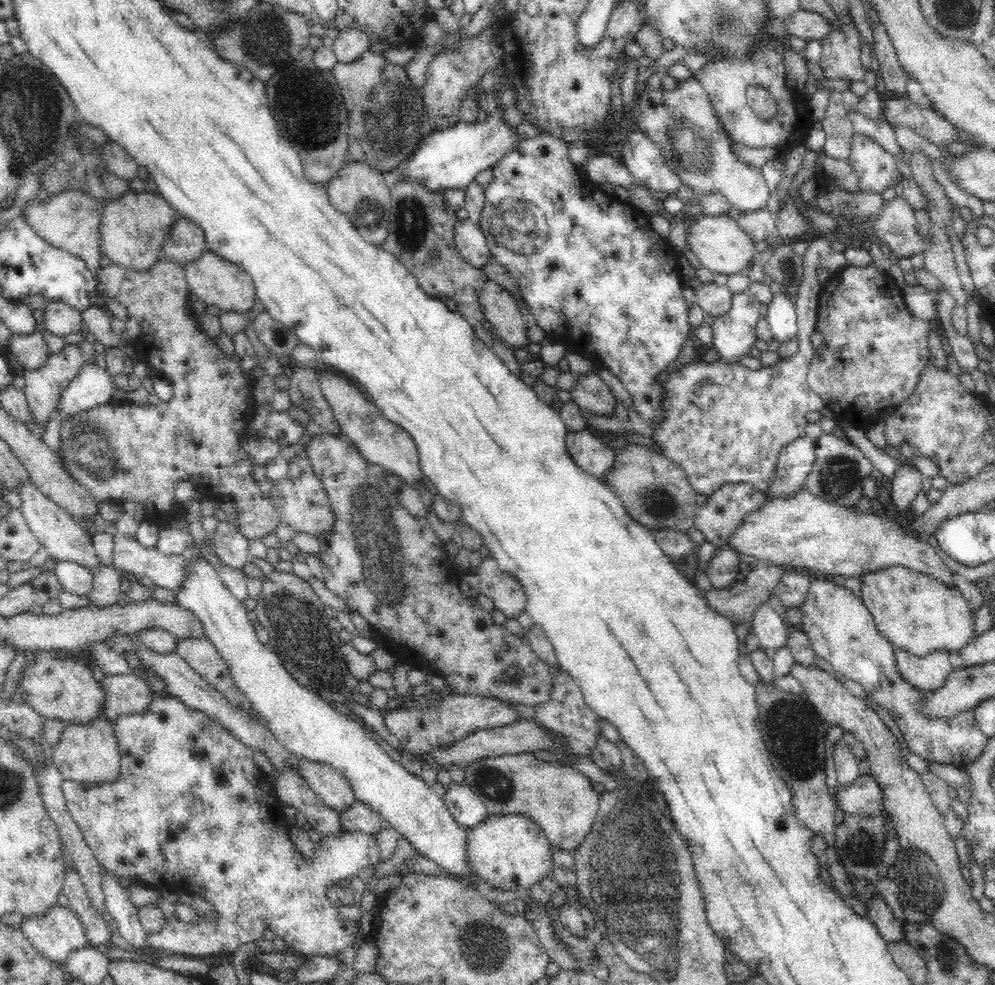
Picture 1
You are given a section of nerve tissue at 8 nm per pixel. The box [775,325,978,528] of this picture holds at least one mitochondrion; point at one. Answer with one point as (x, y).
(839, 476)

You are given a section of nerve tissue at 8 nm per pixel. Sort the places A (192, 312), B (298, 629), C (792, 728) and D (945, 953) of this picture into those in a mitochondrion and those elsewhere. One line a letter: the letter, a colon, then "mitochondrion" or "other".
A: other
B: mitochondrion
C: mitochondrion
D: mitochondrion

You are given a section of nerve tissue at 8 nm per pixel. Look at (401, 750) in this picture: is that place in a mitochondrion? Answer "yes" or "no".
no

